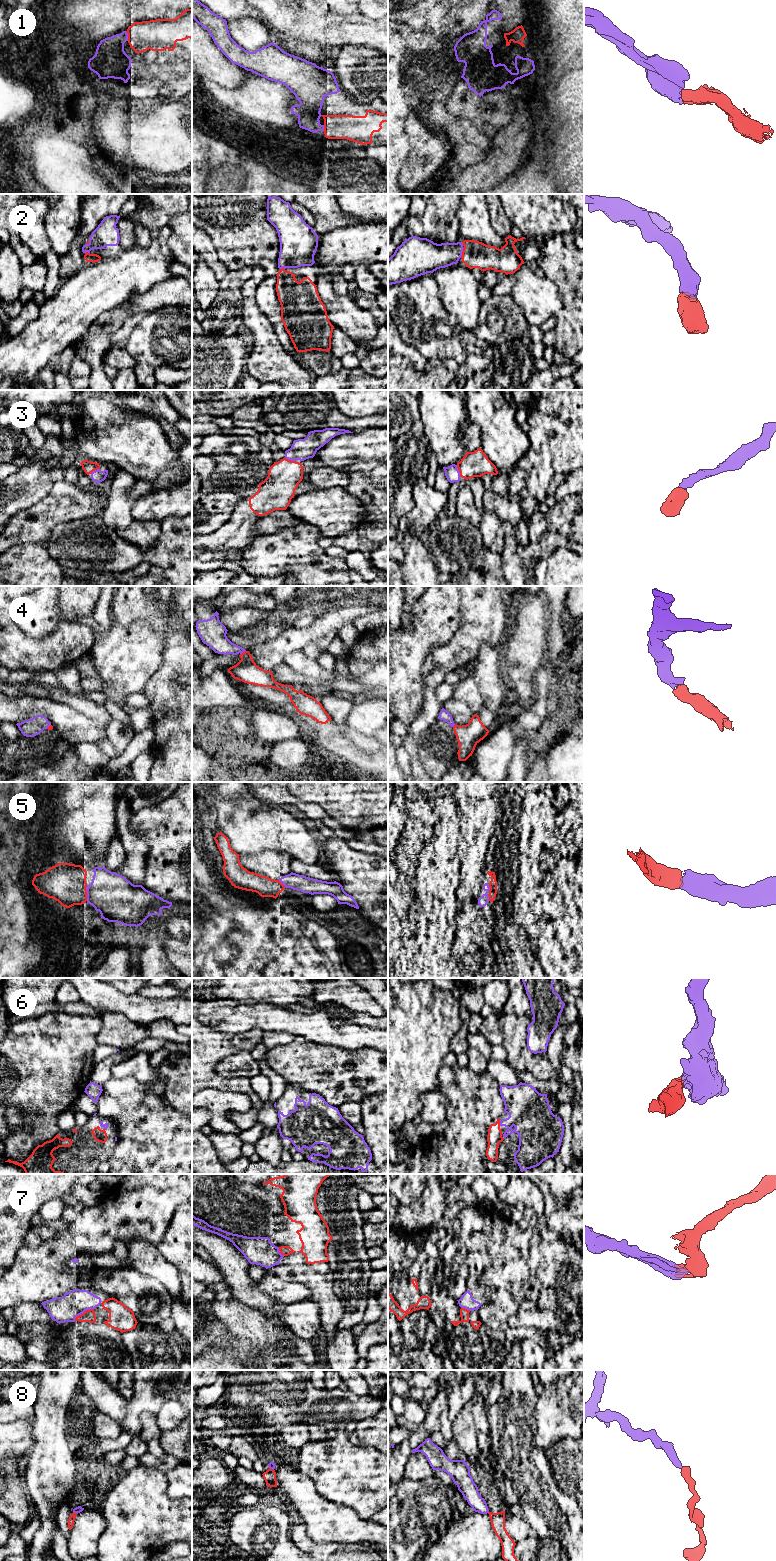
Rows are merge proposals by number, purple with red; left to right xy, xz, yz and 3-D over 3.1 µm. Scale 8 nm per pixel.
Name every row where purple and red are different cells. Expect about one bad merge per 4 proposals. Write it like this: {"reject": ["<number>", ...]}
{"reject": ["7"]}

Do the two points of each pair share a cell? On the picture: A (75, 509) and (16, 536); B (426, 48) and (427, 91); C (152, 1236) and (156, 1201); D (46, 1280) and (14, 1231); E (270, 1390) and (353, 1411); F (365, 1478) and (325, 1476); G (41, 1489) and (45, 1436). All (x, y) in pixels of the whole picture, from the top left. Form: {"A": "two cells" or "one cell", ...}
{"A": "one cell", "B": "one cell", "C": "one cell", "D": "two cells", "E": "one cell", "F": "one cell", "G": "one cell"}

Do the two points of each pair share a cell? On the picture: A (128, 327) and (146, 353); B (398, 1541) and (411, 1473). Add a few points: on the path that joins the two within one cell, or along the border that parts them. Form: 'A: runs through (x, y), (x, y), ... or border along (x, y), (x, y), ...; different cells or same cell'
A: border along (141, 321), (124, 343); different cells
B: border along (433, 1474), (416, 1480), (403, 1478); different cells

